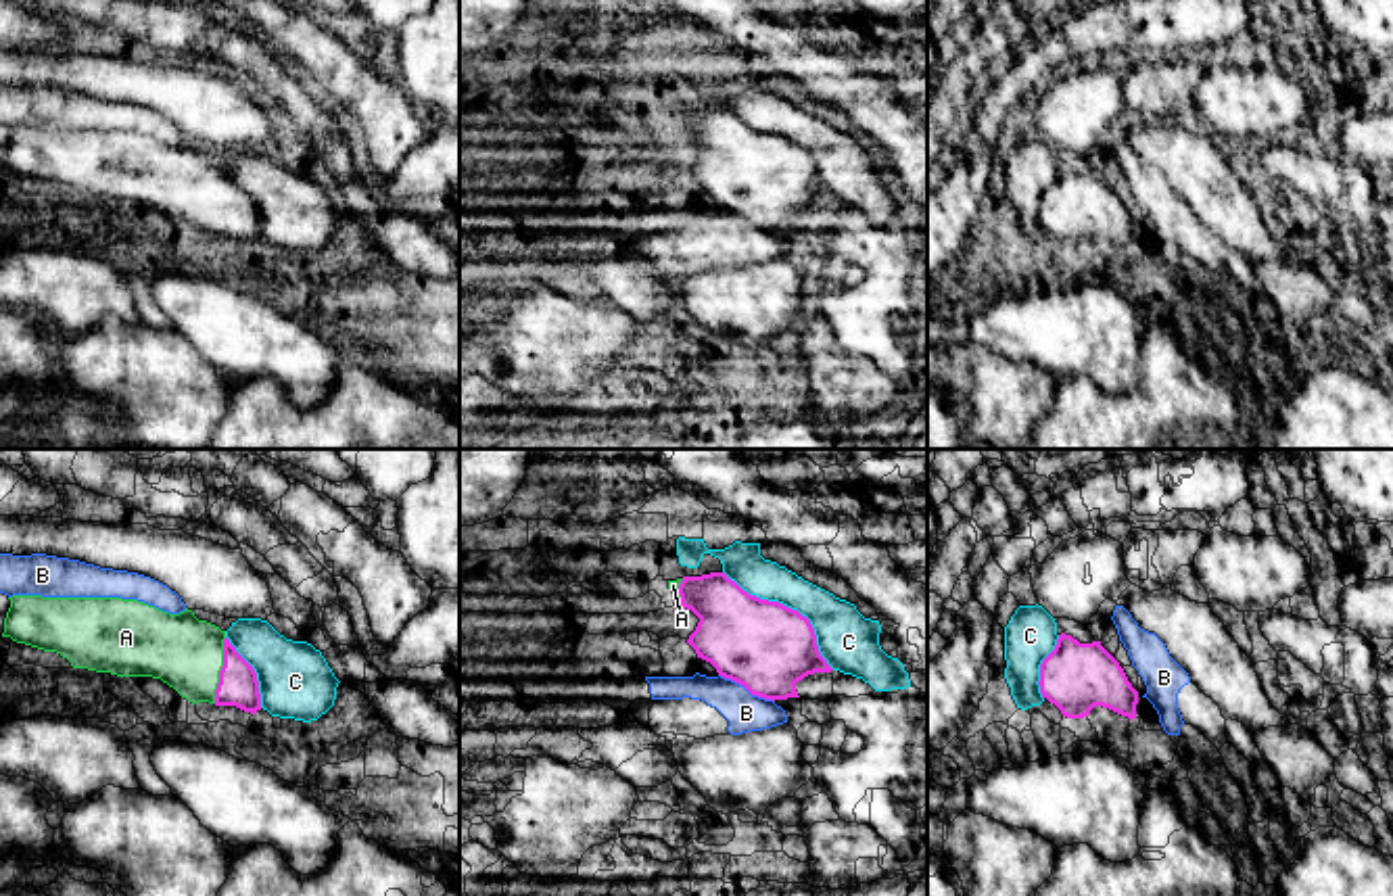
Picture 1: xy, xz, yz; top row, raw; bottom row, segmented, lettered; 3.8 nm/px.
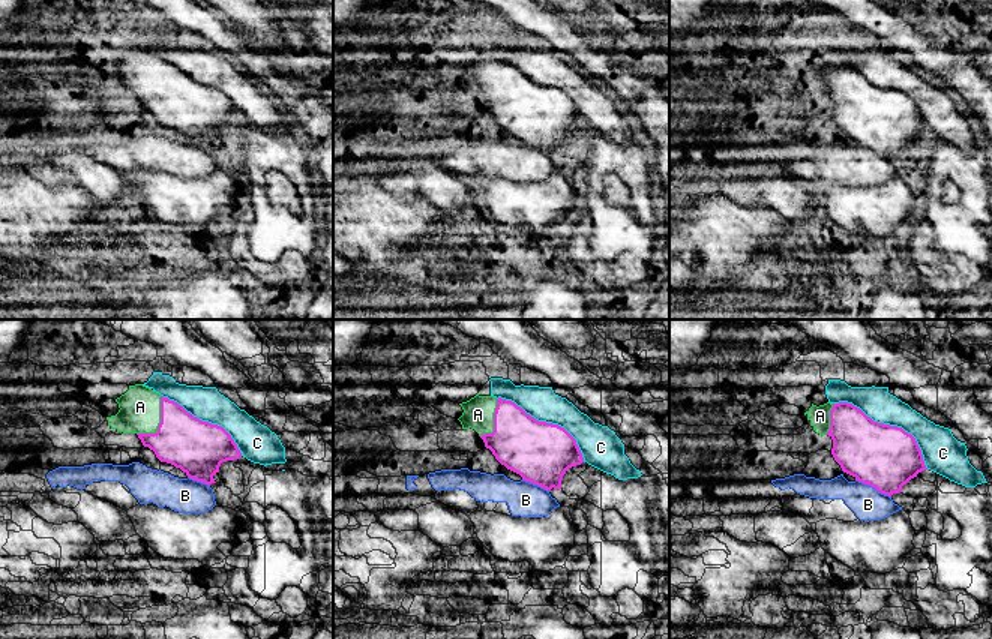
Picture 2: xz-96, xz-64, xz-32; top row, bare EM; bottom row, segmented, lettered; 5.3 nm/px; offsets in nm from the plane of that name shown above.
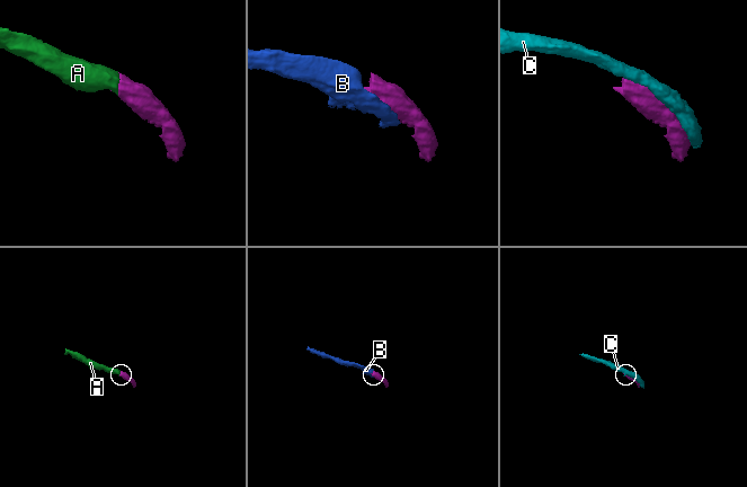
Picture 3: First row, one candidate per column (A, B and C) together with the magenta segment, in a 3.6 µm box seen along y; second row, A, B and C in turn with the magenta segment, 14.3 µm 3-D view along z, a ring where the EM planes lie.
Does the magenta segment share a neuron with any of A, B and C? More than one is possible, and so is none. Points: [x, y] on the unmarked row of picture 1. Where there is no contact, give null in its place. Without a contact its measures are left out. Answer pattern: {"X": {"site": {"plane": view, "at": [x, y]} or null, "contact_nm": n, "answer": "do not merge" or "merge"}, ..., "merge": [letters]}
{"A": {"site": {"plane": "xy", "at": [220, 203]}, "contact_nm": 260, "answer": "merge"}, "B": {"site": {"plane": "xz", "at": [746, 220]}, "contact_nm": 240, "answer": "do not merge"}, "C": {"site": {"plane": "xz", "at": [790, 140]}, "contact_nm": 550, "answer": "do not merge"}, "merge": ["A"]}

